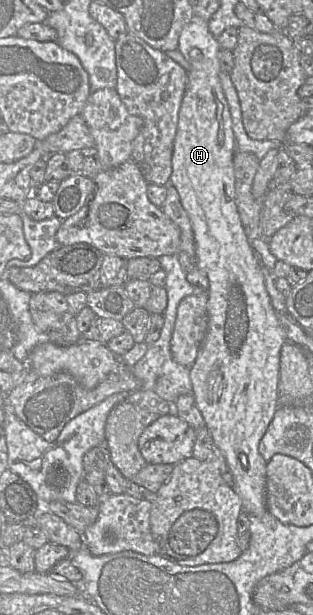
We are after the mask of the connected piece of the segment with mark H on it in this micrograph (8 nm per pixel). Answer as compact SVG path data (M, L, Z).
M193 18L181 31L179 36L179 44L177 50L179 50L184 58L189 62L190 69L187 72L187 86L182 103L179 110L178 126L176 136L173 143L172 153L172 173L170 176L170 184L172 184L177 190L181 204L188 214L191 222L194 242L195 242L195 266L203 271L208 280L208 314L209 324L205 339L199 349L198 355L195 362L190 368L190 380L193 386L193 395L200 410L205 424L210 431L214 443L223 453L227 462L228 469L233 477L233 489L240 496L242 500L242 509L249 516L260 516L267 510L266 506L266 465L267 462L263 459L258 451L260 440L264 436L270 422L272 421L275 411L279 407L279 395L278 395L278 383L279 383L279 372L280 372L280 352L283 344L287 341L287 338L281 329L278 321L278 313L273 308L270 297L267 293L264 275L262 273L261 264L255 255L255 251L248 240L235 202L235 176L234 176L234 156L236 153L236 141L232 129L232 118L229 110L225 94L220 80L220 62L218 53L220 51L220 45L209 31L208 22L202 19Z

